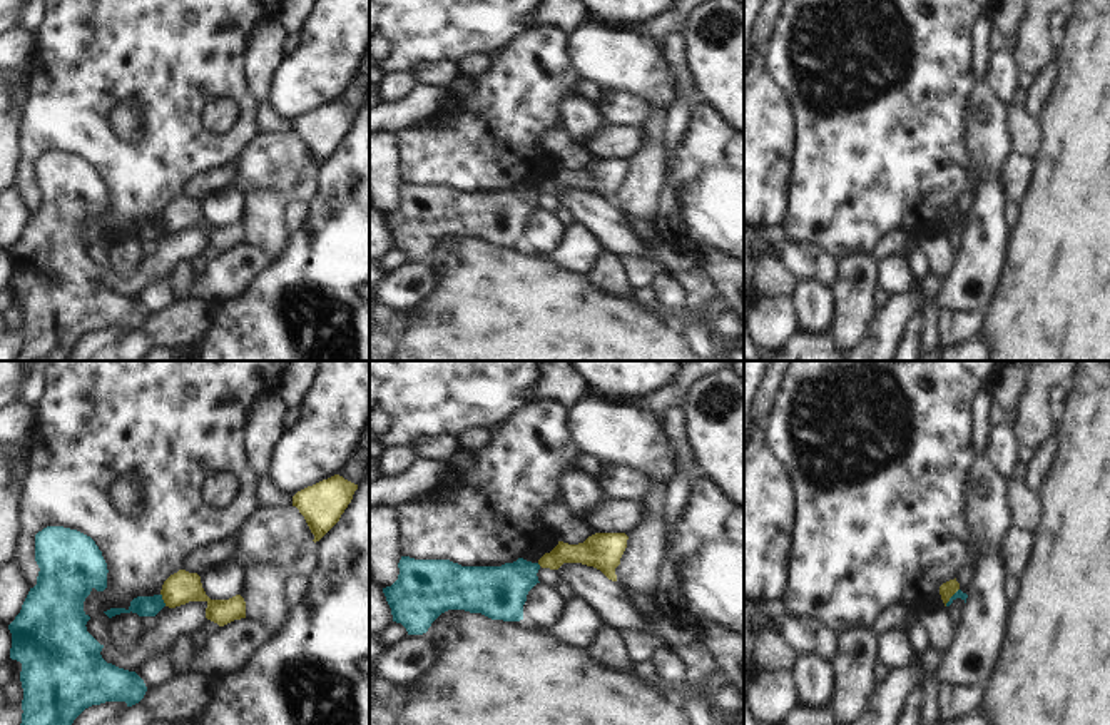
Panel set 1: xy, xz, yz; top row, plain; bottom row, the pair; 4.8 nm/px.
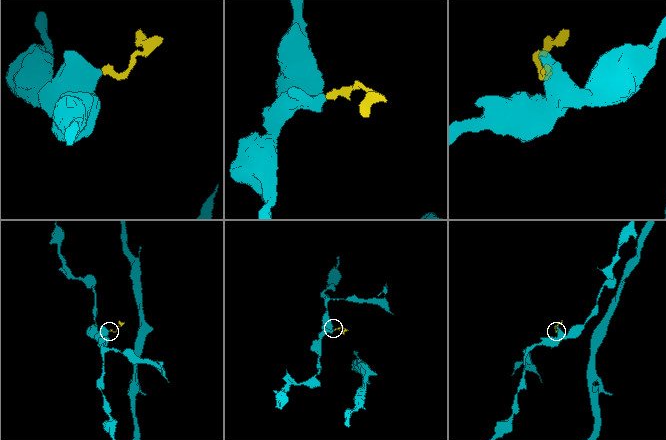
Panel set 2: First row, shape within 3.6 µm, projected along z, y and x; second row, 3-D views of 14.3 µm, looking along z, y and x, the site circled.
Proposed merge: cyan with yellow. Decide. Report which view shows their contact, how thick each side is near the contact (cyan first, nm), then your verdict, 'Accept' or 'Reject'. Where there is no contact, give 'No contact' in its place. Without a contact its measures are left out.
Touches cyan in xy. Thickness 100 nm (cyan) against 160 nm. Reject.

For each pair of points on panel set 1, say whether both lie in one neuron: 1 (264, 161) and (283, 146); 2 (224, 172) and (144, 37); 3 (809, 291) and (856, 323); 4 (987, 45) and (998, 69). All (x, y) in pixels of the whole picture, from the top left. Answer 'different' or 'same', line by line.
1: same
2: different
3: different
4: different

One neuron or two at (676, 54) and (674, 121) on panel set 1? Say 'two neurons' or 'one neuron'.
one neuron

